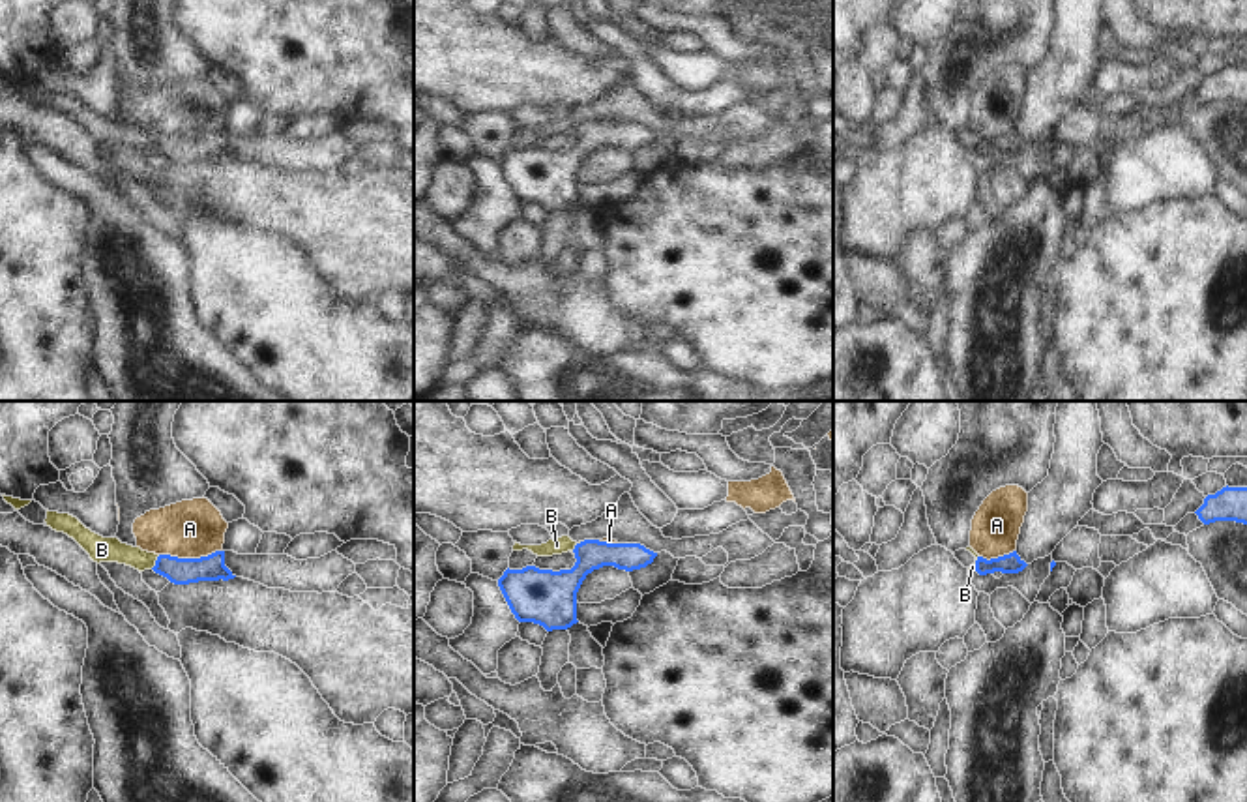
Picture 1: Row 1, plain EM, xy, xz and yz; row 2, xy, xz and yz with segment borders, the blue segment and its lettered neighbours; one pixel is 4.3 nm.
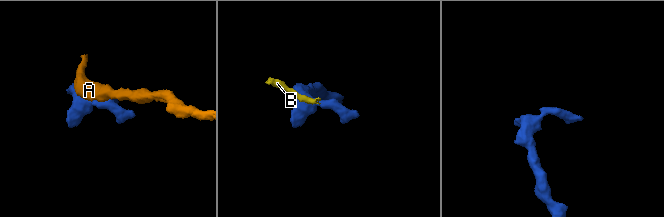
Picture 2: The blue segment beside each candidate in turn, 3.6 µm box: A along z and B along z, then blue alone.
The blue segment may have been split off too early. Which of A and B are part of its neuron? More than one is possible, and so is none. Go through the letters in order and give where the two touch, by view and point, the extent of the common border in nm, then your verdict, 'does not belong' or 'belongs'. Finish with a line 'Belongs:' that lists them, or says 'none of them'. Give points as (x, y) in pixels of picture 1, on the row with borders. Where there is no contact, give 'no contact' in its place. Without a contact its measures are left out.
A: contact xy (190, 559); length 280 nm; does not belong
B: contact xy (156, 563); length 80 nm; does not belong
Belongs: none of them

